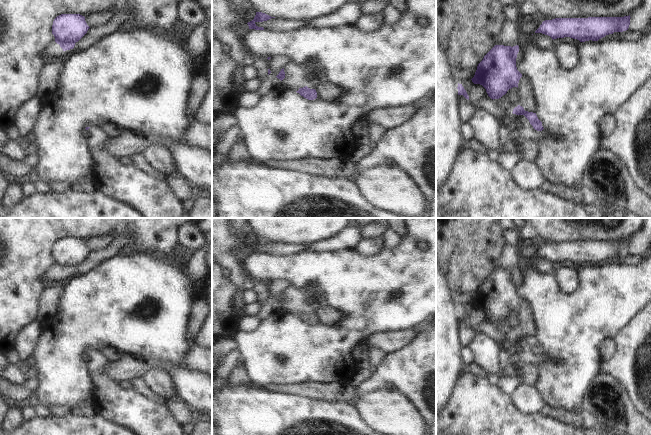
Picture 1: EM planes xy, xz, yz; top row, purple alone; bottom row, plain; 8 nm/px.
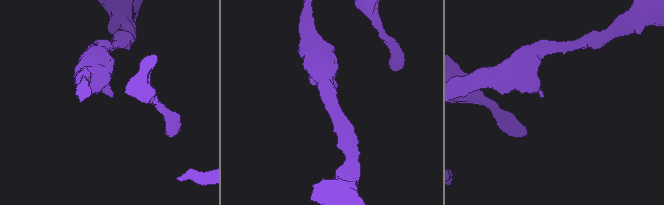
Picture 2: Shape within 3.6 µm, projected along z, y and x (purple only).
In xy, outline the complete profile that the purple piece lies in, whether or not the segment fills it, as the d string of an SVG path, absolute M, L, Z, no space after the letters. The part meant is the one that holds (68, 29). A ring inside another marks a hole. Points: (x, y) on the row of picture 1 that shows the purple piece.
M61 14L53 21L52 34L55 37L55 42L63 51L66 51L73 49L75 43L87 33L89 28L82 15Z

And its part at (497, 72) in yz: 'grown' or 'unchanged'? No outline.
unchanged

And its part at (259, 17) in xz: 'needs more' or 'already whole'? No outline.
already whole

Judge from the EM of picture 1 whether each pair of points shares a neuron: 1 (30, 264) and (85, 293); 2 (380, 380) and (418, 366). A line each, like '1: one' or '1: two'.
1: two
2: one

